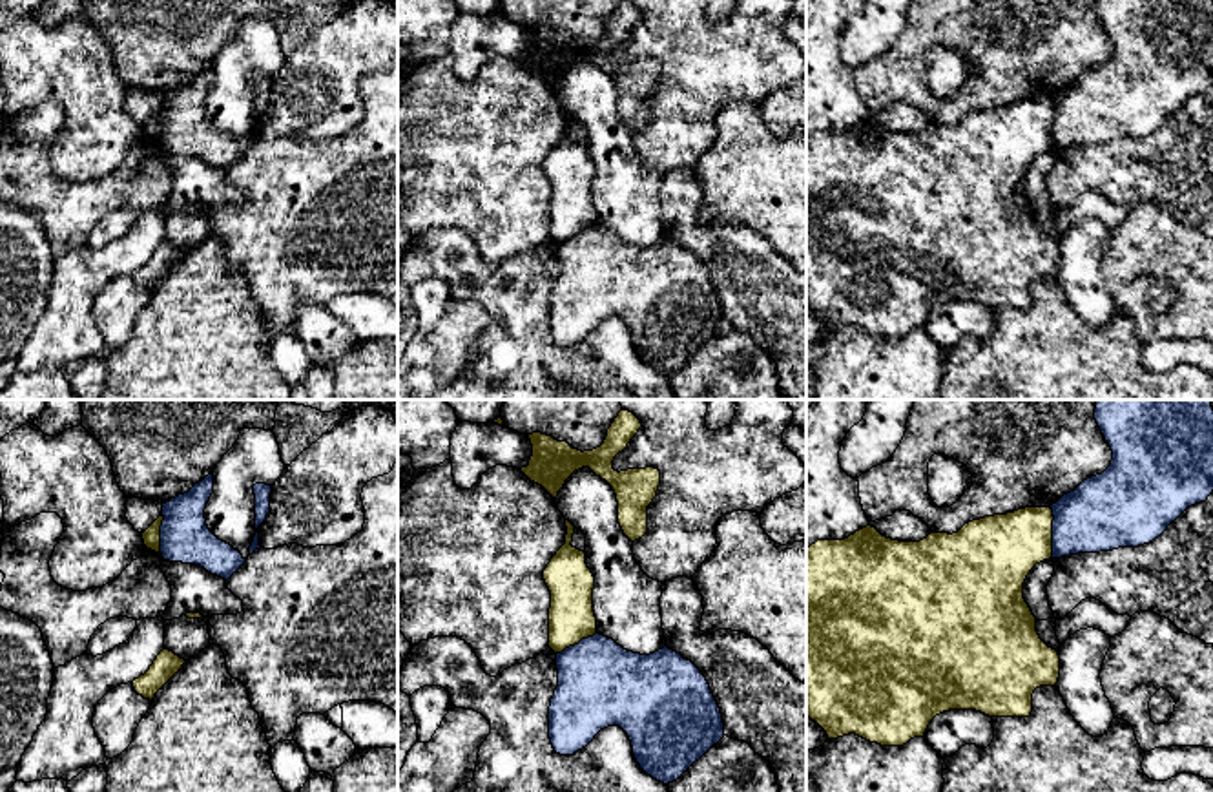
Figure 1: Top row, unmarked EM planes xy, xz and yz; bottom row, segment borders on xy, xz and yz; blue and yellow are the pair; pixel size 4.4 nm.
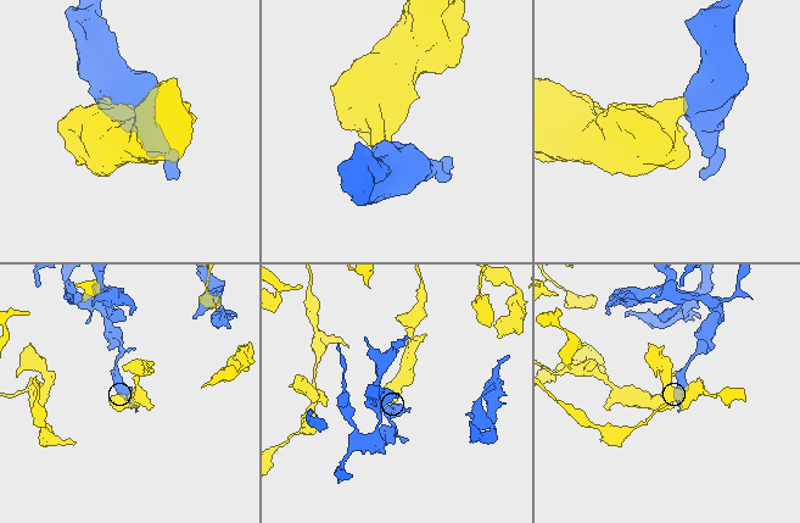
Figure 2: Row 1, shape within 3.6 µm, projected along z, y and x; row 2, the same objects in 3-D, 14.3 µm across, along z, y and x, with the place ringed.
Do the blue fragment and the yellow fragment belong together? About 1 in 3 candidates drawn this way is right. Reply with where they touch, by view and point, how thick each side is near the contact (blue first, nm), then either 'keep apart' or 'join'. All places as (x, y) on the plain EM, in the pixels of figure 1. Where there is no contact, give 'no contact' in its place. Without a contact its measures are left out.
meets blue in yz at (1053, 125); 320 nm thick on the blue side, 320 nm on the other; keep apart

